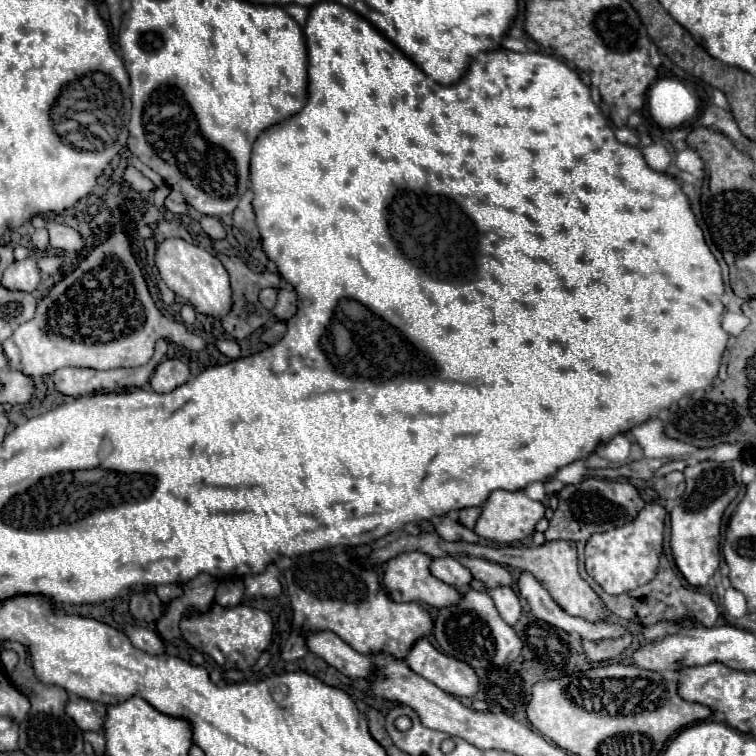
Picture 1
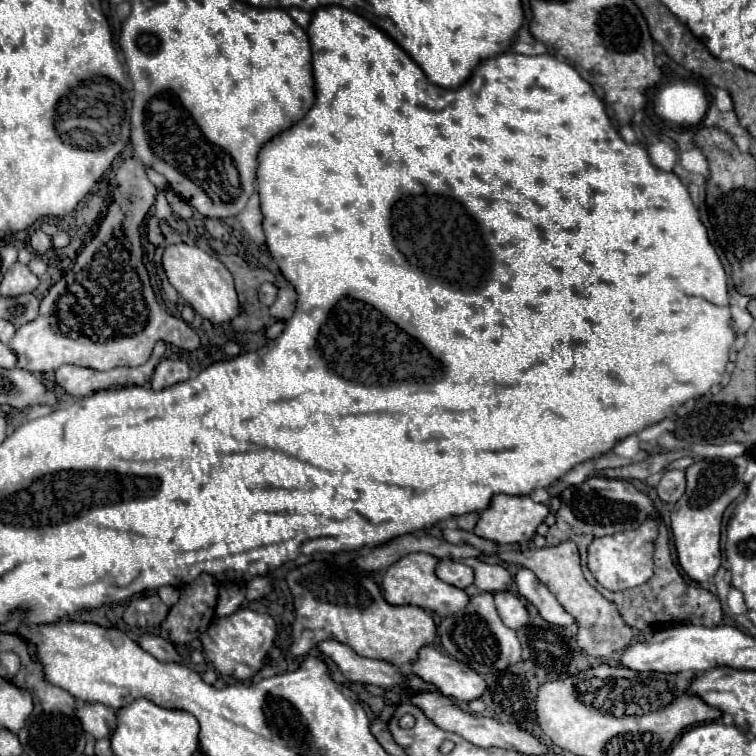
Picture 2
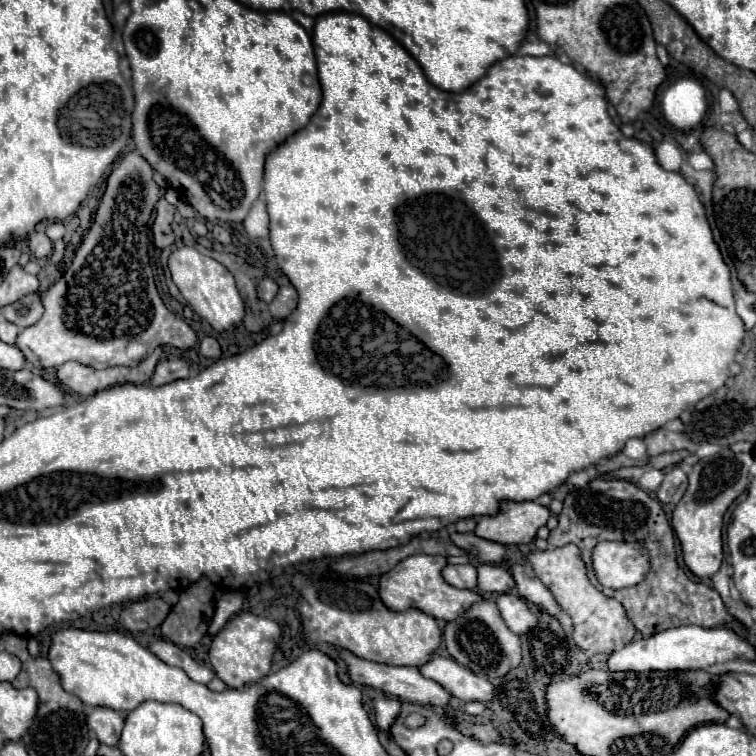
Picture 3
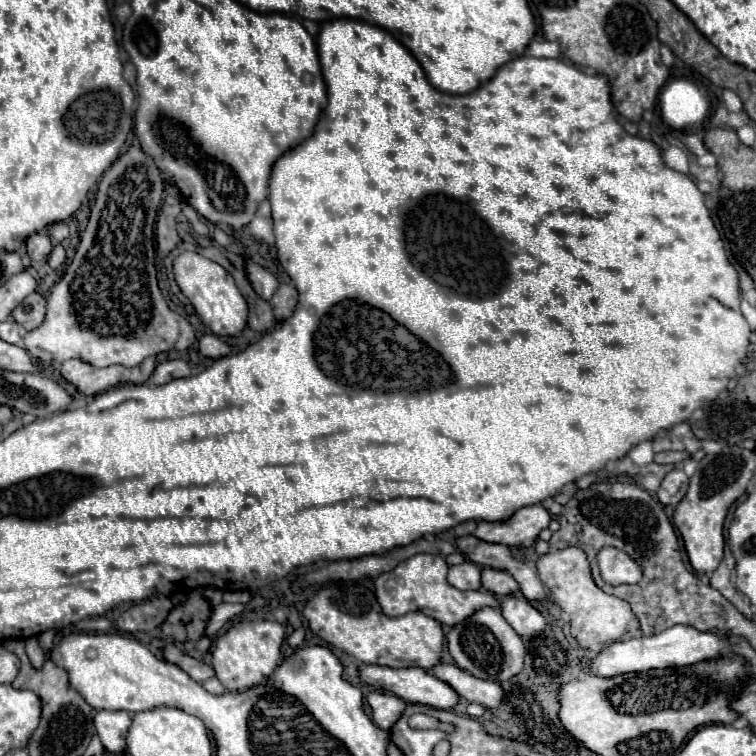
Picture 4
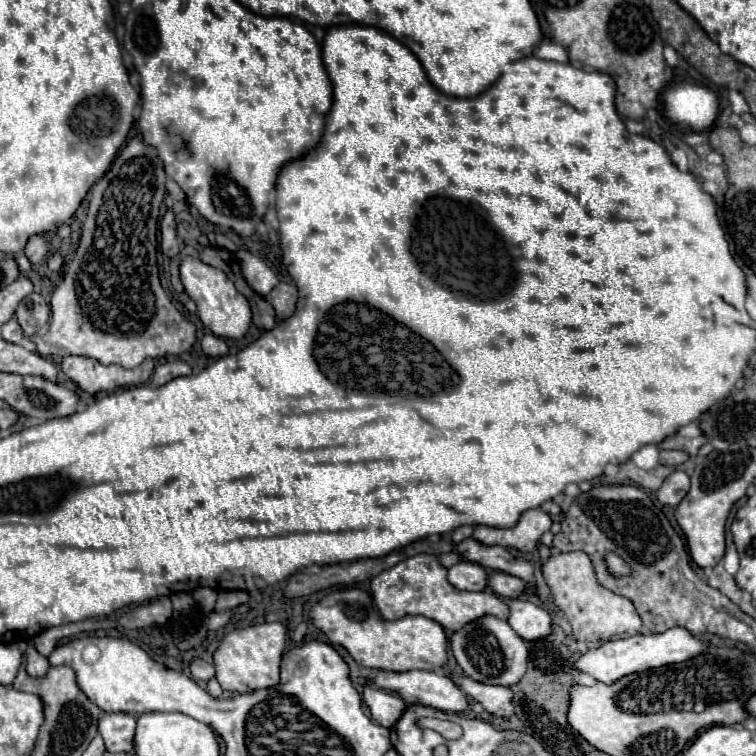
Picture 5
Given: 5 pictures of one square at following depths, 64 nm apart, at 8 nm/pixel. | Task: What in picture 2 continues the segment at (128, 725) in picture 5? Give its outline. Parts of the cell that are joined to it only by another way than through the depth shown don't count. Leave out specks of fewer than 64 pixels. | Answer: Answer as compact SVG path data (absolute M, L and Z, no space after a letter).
M78 704L76 706L78 720L82 722L82 728L92 734L94 738L110 738L112 730L116 726L116 714L112 708L104 704Z

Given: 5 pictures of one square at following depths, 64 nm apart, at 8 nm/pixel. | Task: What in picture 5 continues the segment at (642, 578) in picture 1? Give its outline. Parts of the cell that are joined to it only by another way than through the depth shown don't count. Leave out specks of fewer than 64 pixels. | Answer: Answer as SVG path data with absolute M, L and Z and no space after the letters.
M606 554L604 562L606 562L608 572L614 574L614 576L618 576L618 578L624 578L624 576L630 576L632 574L630 564L628 562L622 562L622 558L618 558L618 554Z

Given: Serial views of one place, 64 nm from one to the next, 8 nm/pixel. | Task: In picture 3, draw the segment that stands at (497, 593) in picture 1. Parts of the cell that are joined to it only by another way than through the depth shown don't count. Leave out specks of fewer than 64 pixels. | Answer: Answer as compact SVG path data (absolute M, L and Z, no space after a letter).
M500 594L500 596L496 596L496 604L500 608L502 620L516 634L526 634L538 622L536 614L532 614L528 610L526 602L516 594Z

